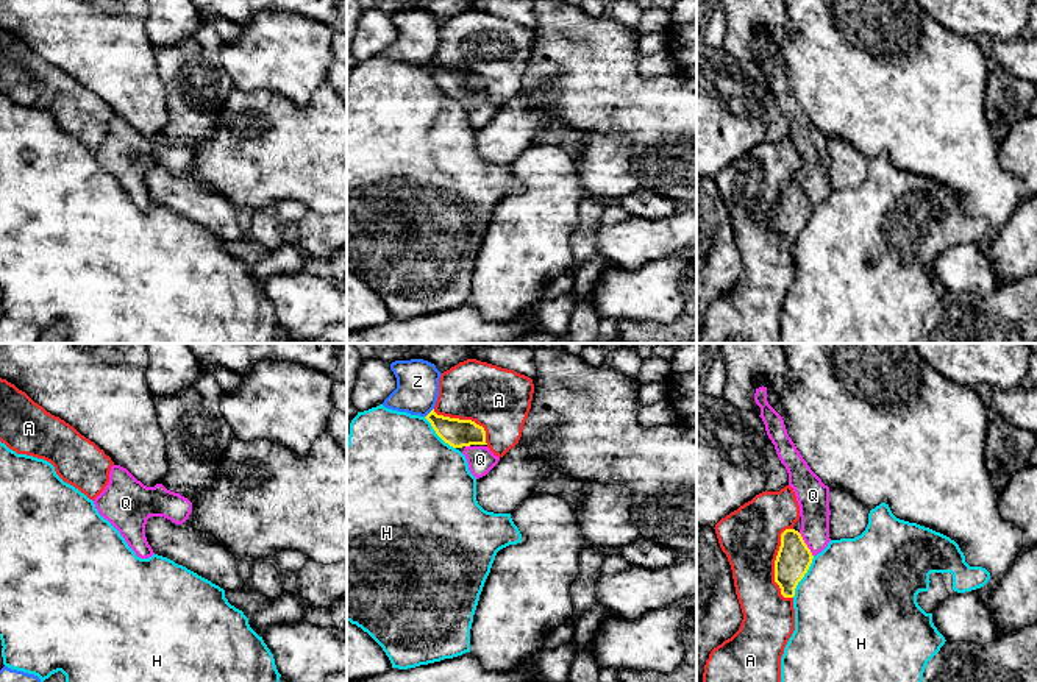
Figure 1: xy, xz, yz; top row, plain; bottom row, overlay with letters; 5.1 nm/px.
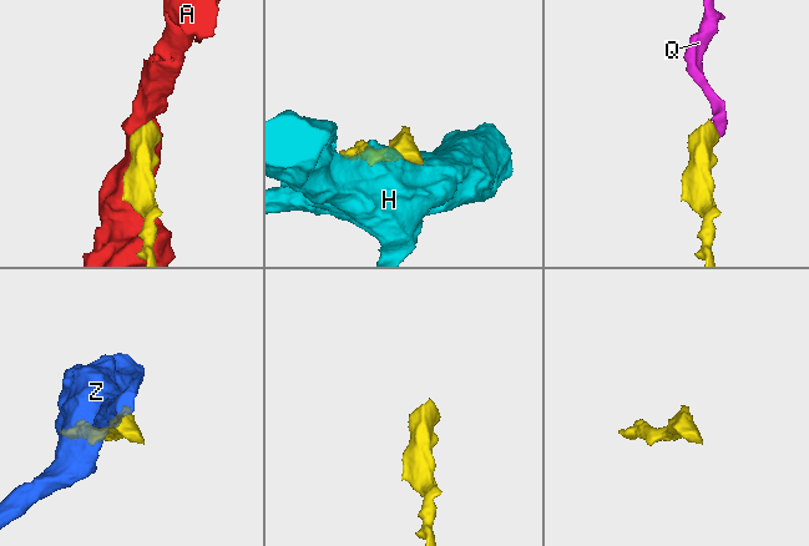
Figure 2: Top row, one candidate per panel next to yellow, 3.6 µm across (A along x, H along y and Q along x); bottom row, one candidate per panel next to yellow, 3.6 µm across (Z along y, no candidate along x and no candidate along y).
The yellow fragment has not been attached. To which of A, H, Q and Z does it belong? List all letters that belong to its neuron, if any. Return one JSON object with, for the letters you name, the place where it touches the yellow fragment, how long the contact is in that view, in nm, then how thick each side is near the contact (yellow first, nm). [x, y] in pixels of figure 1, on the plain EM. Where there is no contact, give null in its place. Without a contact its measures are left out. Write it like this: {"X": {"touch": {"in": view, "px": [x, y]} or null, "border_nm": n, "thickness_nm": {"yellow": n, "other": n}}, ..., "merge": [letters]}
{"Q": {"touch": {"in": "yz", "px": [806, 195]}, "border_nm": 150, "thickness_nm": {"yellow": 180, "other": 160}}, "merge": ["Q"]}

